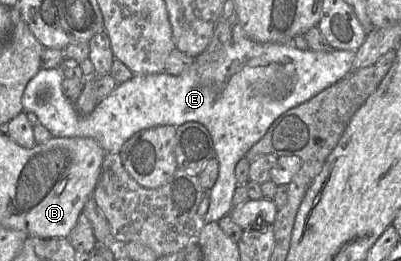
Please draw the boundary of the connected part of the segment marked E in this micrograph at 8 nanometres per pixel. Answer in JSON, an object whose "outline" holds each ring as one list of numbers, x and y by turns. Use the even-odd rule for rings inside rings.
{"outline":[[237,23,237,25,232,26,232,41,230,45,224,50,222,55,215,61,211,62,208,65,198,65,196,60,194,63,184,70,179,75,170,75,166,72,159,72,153,74,134,74,129,80,119,83,114,90,103,100,99,101,94,110,88,115,80,115,75,108,74,102,63,94,62,91,62,80,64,76,58,69,58,67,52,68,41,68,27,83,23,95,22,95,22,106,23,111,30,111,36,114,40,123,45,126,52,136,54,137,89,137,96,140,99,145,104,149,106,153,120,152,123,144,135,133,140,130,152,128,156,126,162,125,173,125,180,126,186,122,194,121,203,124,211,134,213,145,214,145,214,154,219,163,219,174,218,178,214,184,214,186,206,192,208,195,210,204,206,215,203,219,200,219,201,227,209,222,218,222,222,217,229,215,232,210,232,199,234,192,237,187,237,180,235,176,235,167,238,161,243,158,248,150,257,143,267,132,268,128,271,124,284,112,289,109,304,103,326,89,327,87,337,83,339,80,343,79,349,72,352,70,352,66,356,57,356,51,352,50,337,50,334,49,330,52,324,51,314,51,311,49,300,50,295,46,291,46,290,43,260,43,246,37,243,29]]}

